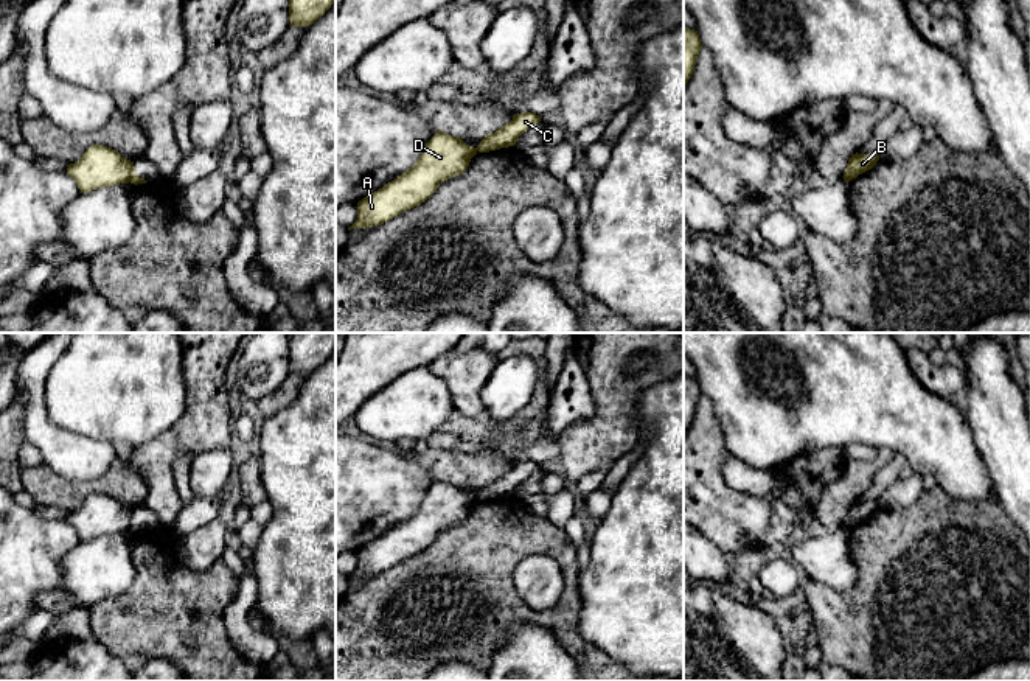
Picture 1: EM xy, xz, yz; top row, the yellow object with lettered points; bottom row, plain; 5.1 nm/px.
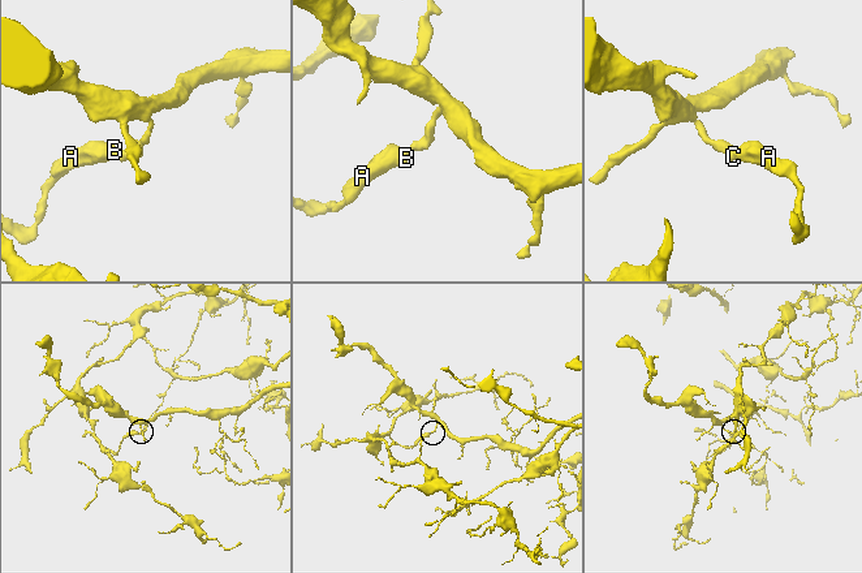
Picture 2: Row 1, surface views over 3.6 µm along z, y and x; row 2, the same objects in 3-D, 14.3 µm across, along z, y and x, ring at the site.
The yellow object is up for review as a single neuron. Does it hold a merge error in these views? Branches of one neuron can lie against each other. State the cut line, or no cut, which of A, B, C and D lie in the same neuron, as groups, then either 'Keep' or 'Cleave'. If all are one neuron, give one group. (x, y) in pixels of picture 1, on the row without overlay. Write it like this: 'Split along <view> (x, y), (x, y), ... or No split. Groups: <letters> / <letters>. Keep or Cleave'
Split along xy (132, 510), (128, 529). Groups: A B D / C. Cleave

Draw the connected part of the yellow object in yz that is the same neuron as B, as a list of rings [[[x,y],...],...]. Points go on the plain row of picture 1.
[[[853,502],[847,512],[844,526],[848,529],[856,527],[859,522],[872,518],[879,508],[878,502]]]

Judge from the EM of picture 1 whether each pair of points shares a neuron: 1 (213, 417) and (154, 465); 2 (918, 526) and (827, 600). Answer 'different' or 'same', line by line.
1: same
2: same

